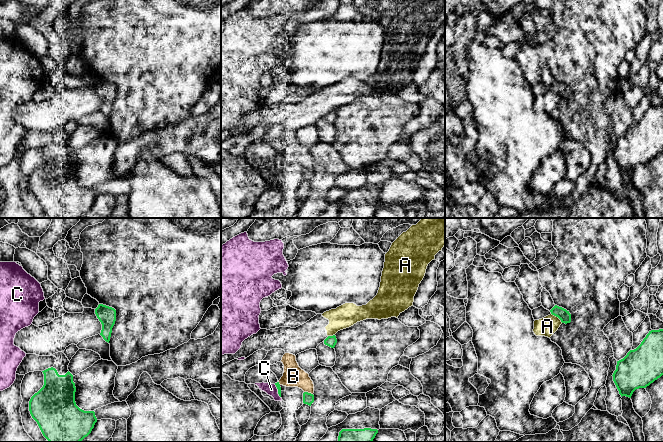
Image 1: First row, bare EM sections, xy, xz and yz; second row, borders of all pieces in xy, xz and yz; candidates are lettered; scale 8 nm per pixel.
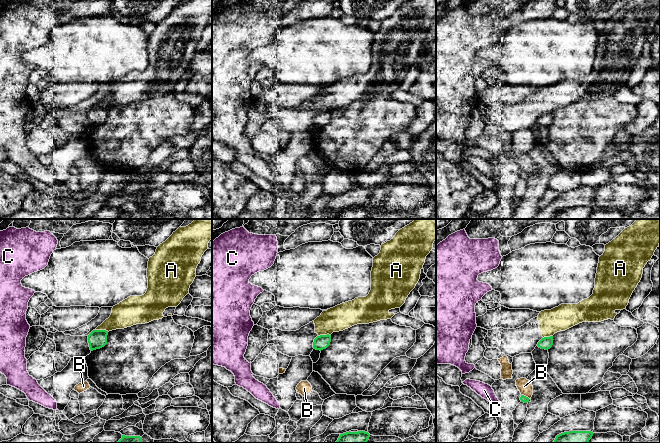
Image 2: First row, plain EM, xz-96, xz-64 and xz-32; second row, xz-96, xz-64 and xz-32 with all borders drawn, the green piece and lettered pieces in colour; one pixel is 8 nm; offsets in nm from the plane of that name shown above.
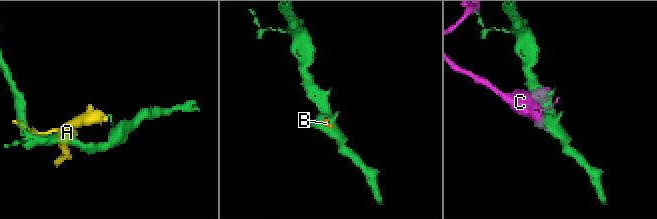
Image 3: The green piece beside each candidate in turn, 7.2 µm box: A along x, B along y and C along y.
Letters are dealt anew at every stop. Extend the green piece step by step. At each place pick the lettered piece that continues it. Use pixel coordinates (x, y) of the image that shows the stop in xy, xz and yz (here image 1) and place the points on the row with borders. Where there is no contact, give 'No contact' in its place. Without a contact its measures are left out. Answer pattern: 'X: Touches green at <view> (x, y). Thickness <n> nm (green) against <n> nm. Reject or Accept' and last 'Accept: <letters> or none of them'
A: Touches green at yz (557, 316). Thickness 90 nm (green) against 160 nm. Reject
B: Touches green at xz (307, 392). Thickness 90 nm (green) against 170 nm. Reject
C: Touches green at xz (278, 391). Thickness 40 nm (green) against 90 nm. Reject
Accept: none of them

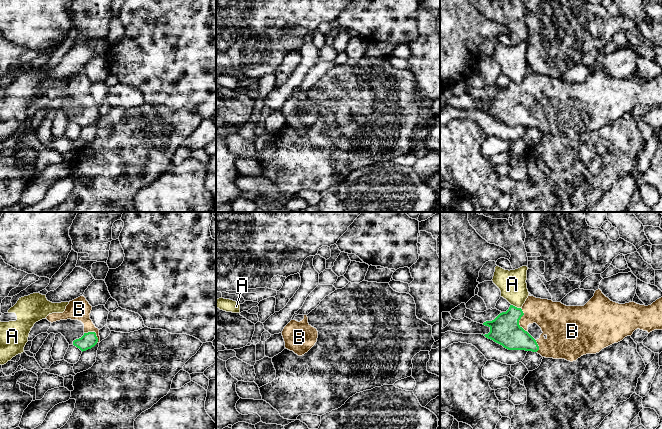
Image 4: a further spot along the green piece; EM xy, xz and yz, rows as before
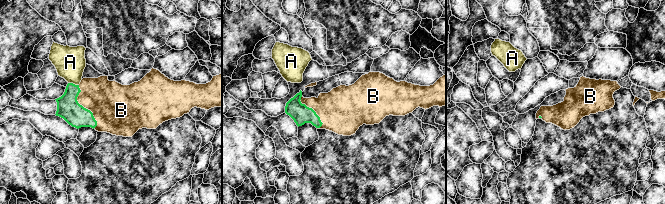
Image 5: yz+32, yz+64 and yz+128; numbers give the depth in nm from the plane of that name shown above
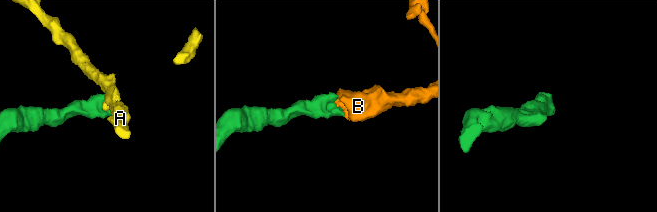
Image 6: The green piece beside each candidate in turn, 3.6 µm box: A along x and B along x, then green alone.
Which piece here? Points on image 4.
A: Touches green at yz (516, 307). Thickness 240 nm (green) against 220 nm. Reject
B: Touches green at yz (519, 319). Thickness 240 nm (green) against 240 nm. Accept
Accept: B

